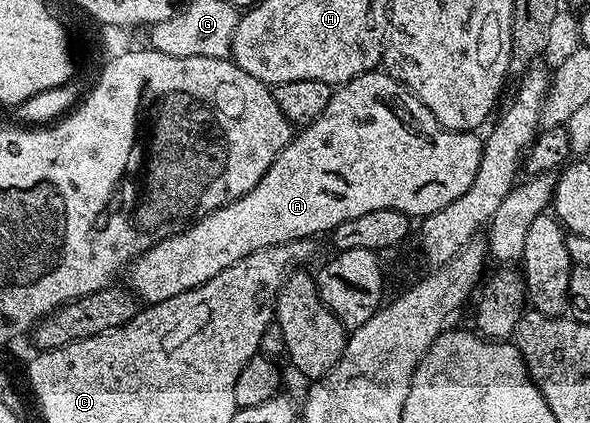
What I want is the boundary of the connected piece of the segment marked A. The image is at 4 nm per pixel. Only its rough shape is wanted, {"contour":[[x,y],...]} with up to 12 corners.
{"contour":[[388,72],[359,74],[250,192],[134,258],[167,302],[255,250],[475,182],[447,130]]}

